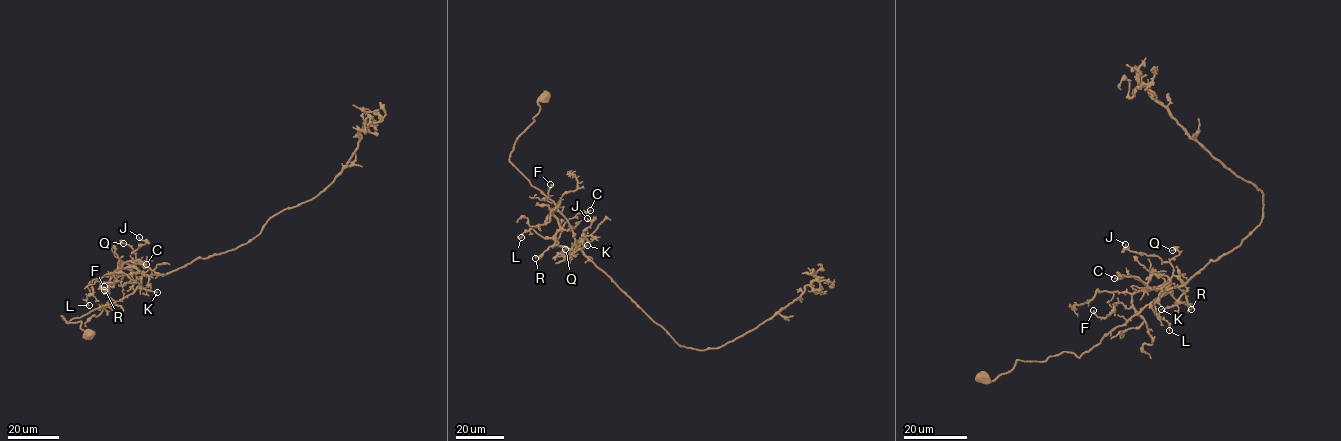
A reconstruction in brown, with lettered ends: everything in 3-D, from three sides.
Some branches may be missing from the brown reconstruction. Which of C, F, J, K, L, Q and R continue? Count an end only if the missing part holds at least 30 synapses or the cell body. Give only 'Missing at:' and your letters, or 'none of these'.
Missing at: C

